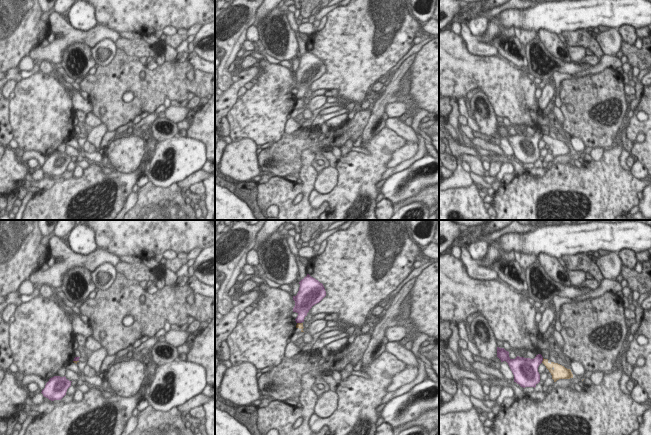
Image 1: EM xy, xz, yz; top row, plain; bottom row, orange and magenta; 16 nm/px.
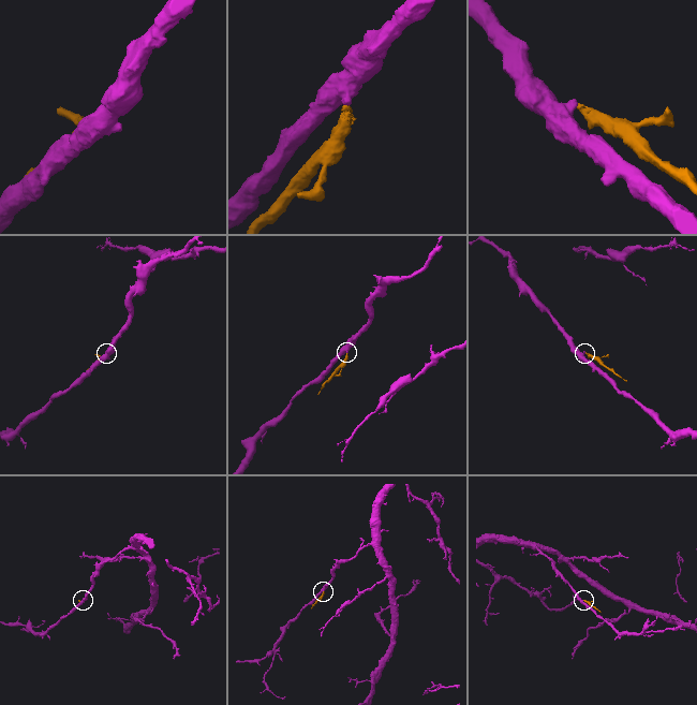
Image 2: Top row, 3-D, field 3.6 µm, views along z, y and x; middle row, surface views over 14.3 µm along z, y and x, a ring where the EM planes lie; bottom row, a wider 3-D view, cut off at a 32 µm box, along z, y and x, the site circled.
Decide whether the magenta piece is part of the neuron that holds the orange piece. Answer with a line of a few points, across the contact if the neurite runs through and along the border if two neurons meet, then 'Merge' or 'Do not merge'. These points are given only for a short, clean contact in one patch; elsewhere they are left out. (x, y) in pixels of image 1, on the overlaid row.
Line: yz (543, 358), (541, 362). Do not merge

